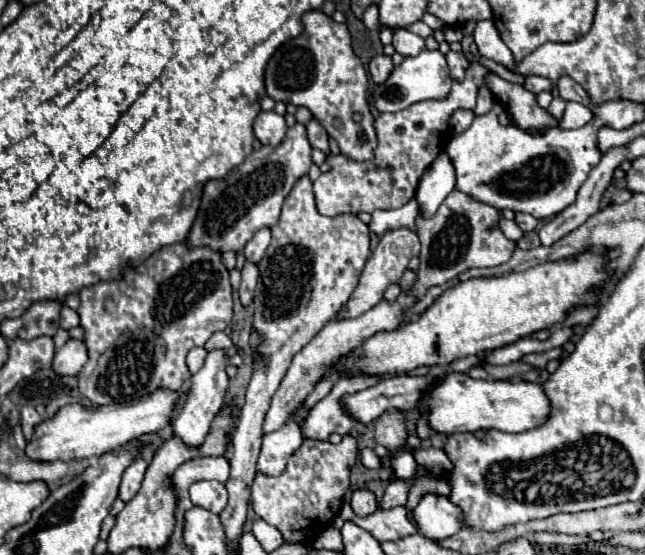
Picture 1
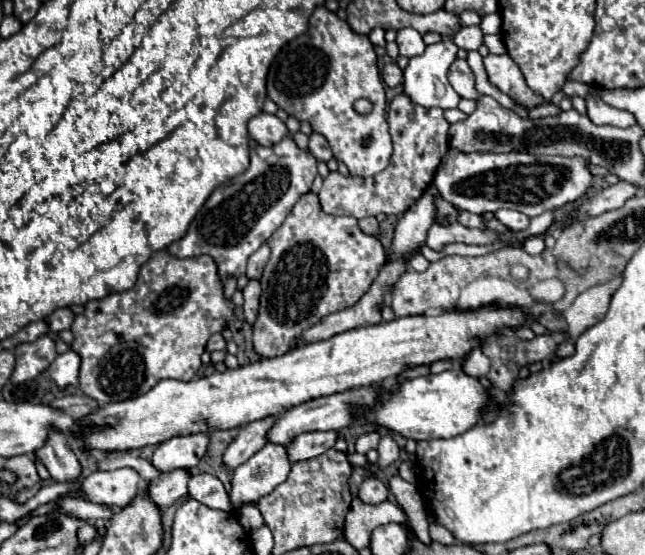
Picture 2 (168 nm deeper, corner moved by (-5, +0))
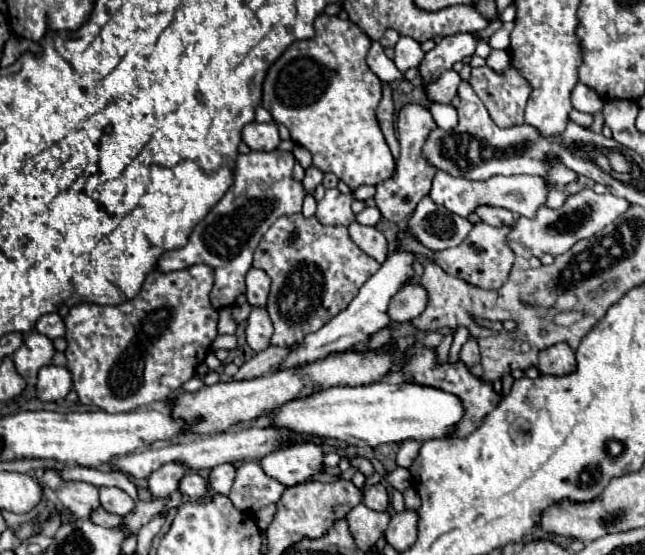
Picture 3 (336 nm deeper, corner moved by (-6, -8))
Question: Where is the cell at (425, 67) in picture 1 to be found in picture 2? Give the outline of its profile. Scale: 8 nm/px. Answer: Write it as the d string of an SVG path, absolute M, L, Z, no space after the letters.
M443 39L441 43L427 45L423 55L409 59L403 77L403 95L407 95L413 105L421 105L421 107L441 107L441 109L457 107L461 97L455 93L455 89L447 79L447 71L455 59L457 59L457 45L451 39Z

